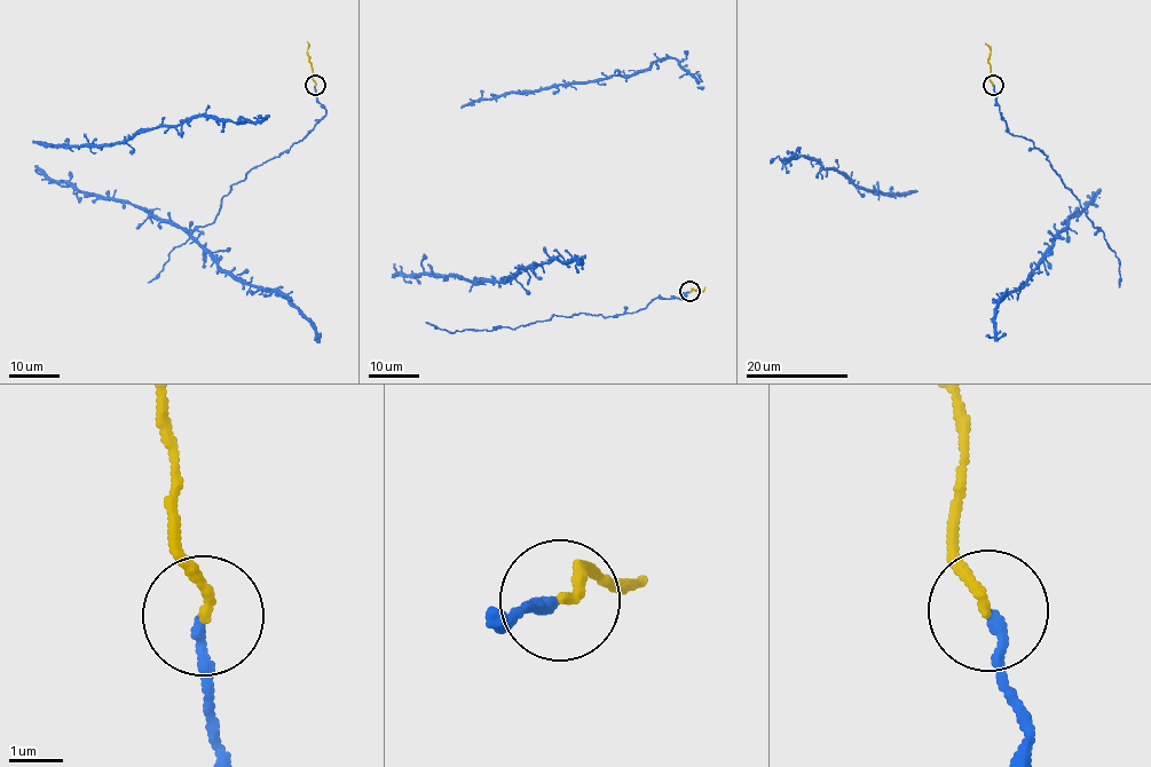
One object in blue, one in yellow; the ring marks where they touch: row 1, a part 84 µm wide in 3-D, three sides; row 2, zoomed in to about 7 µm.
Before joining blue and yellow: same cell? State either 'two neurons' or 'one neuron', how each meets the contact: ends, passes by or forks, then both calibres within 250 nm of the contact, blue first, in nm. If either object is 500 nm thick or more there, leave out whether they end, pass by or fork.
one neuron | blue ends | yellow ends | 170/180 nm

